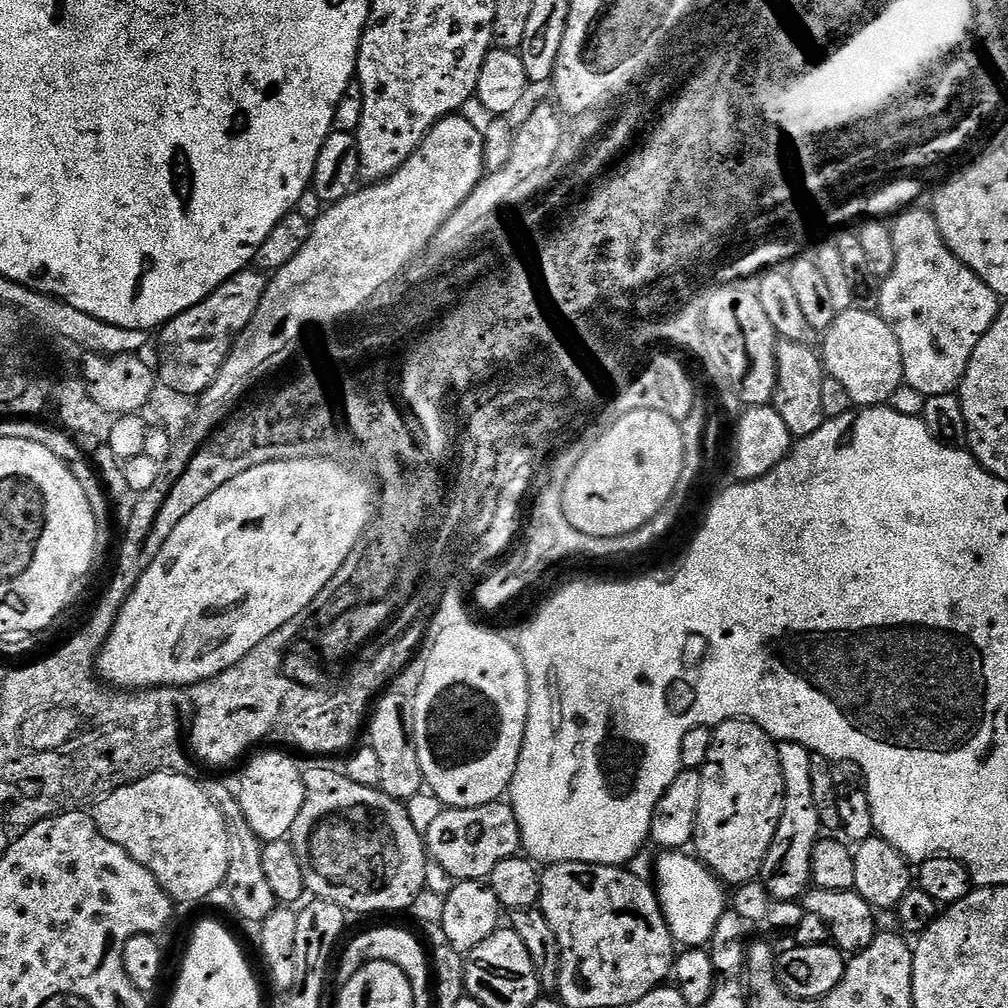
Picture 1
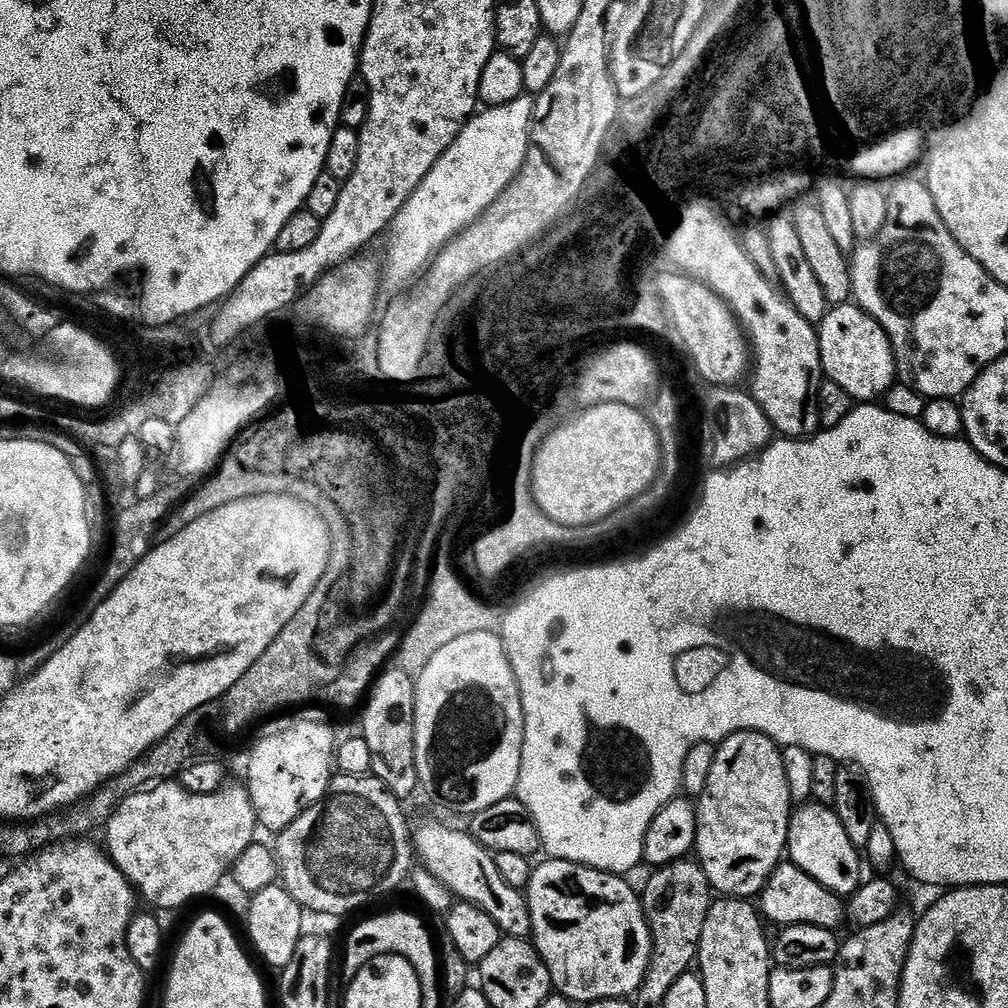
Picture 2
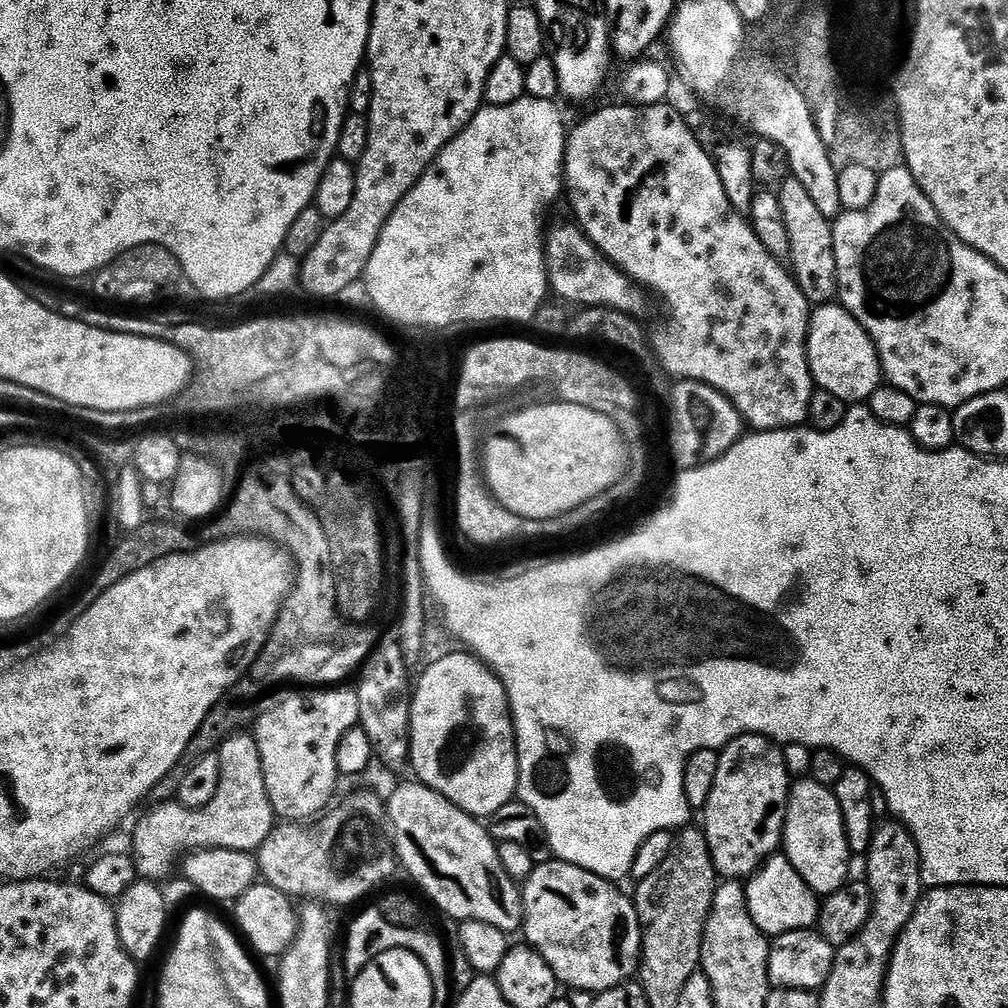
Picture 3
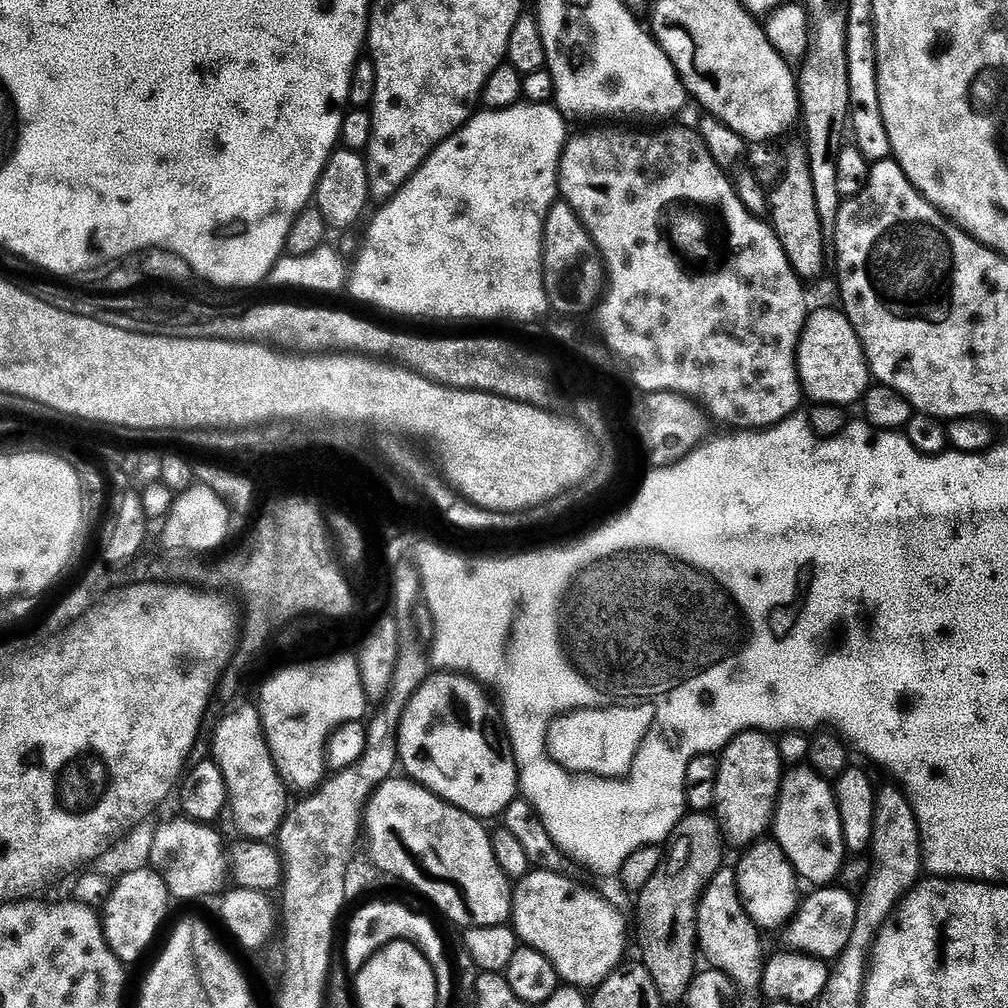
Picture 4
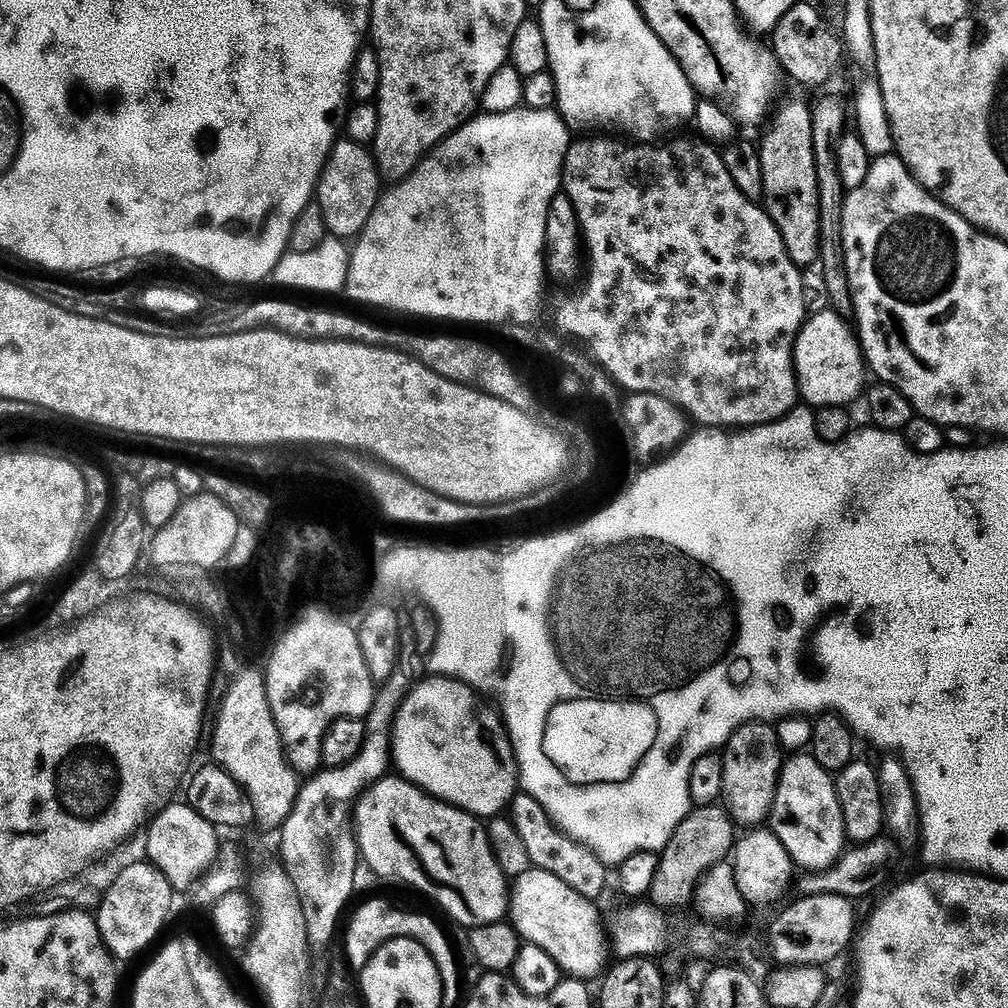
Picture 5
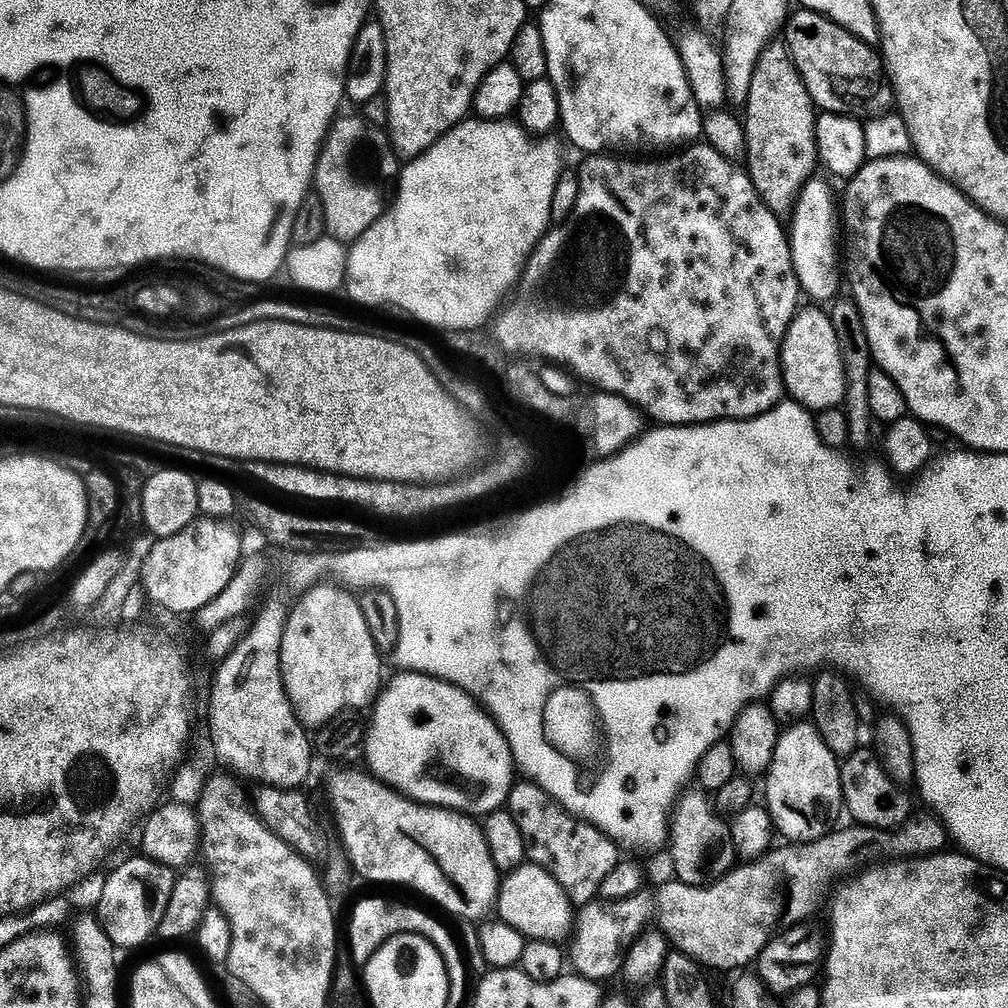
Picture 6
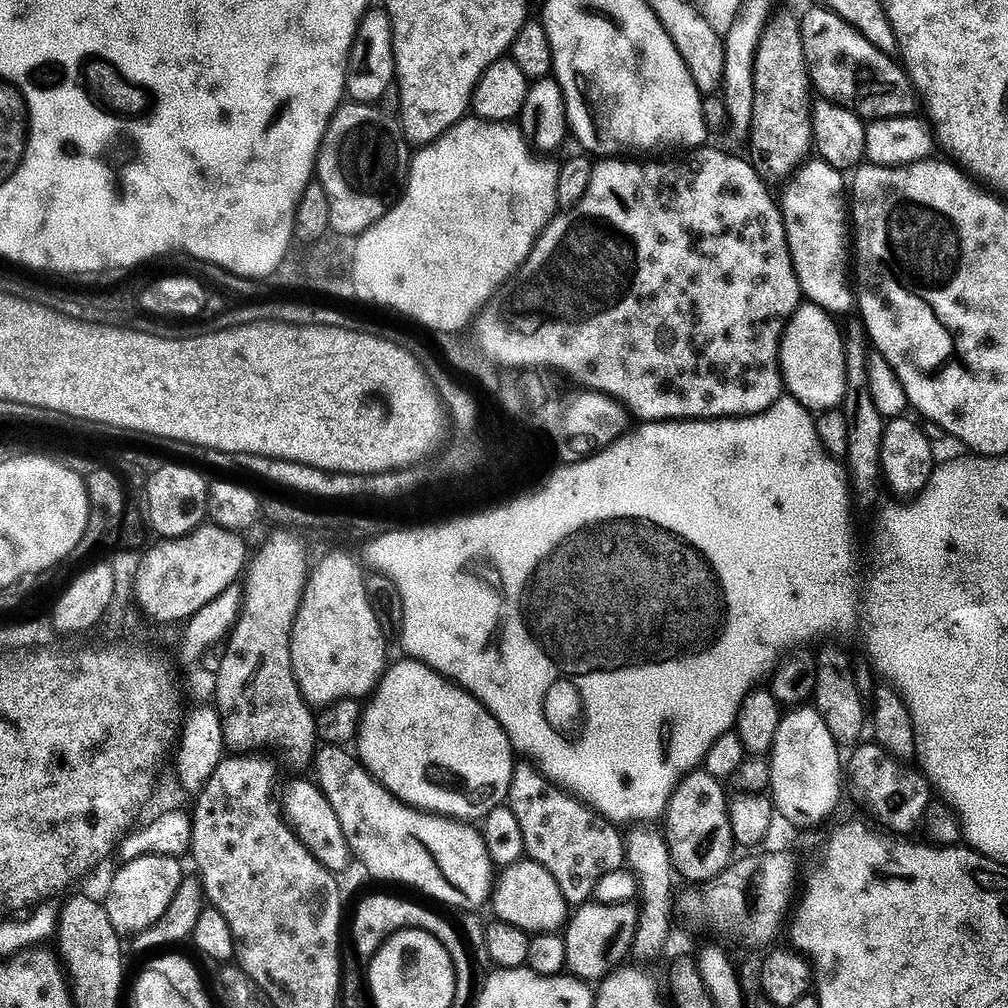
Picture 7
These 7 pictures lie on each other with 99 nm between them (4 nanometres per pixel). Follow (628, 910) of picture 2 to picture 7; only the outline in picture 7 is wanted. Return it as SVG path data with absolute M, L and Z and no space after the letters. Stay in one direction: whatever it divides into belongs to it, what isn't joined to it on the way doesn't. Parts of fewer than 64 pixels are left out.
M527 858L499 873L490 899L490 908L496 911L497 921L518 926L529 934L559 933L570 916L570 905L564 901L562 890L558 890L558 882L550 878L541 864Z

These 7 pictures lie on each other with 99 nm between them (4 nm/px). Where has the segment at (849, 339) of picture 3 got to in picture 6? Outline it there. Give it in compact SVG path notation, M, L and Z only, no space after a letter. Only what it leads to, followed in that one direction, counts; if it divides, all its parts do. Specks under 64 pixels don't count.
M806 308L797 311L792 325L788 327L780 353L780 363L784 365L784 387L787 395L815 414L843 405L844 395L848 392L848 379L844 373L838 334L834 334L831 315L827 311Z

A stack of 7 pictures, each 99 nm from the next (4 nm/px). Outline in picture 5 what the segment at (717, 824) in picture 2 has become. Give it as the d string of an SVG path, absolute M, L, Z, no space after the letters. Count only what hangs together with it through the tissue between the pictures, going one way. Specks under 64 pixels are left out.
M768 722L744 724L728 739L722 749L724 766L723 799L740 826L760 826L772 815L772 803L776 797L776 787L780 781L780 771L784 769L785 749L780 747L780 739L775 727Z

